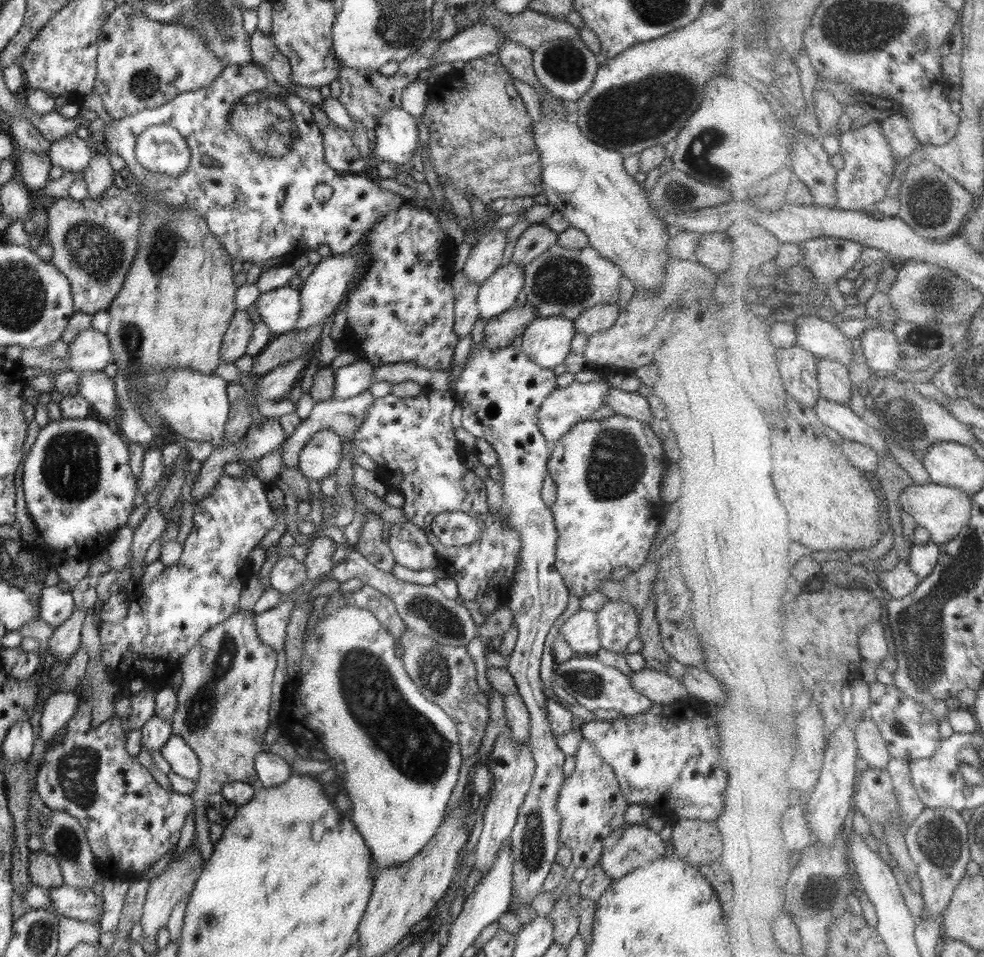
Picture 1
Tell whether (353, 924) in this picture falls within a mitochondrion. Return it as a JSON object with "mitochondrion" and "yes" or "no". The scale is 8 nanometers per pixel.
{"mitochondrion":"no"}

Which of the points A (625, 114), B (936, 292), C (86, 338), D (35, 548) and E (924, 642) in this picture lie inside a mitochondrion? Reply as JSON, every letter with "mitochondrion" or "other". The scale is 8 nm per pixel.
{"A":"mitochondrion","B":"mitochondrion","C":"other","D":"other","E":"mitochondrion"}

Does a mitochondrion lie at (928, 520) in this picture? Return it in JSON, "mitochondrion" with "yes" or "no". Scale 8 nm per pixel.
{"mitochondrion":"no"}

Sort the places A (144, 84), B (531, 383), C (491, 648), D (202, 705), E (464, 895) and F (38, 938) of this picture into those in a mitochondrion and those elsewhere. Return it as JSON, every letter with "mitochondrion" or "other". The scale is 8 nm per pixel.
{"A":"mitochondrion","B":"other","C":"other","D":"mitochondrion","E":"other","F":"mitochondrion"}

